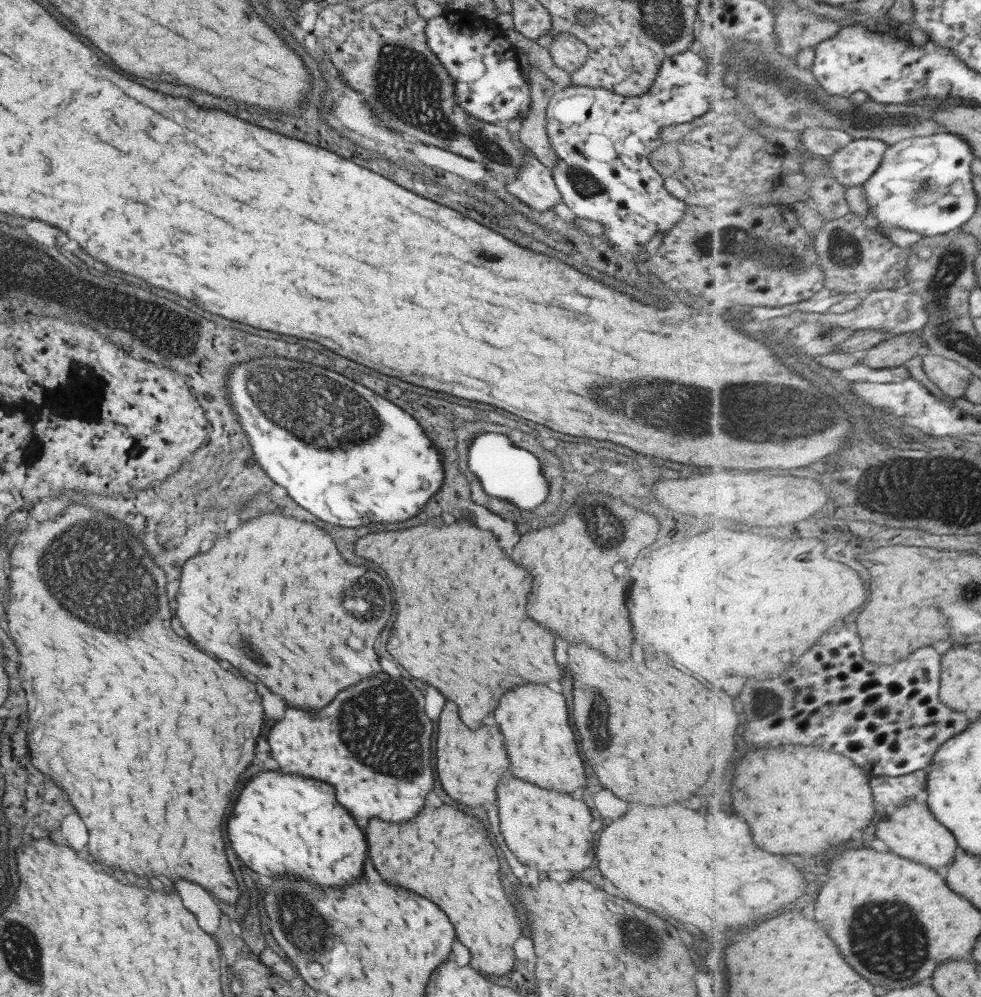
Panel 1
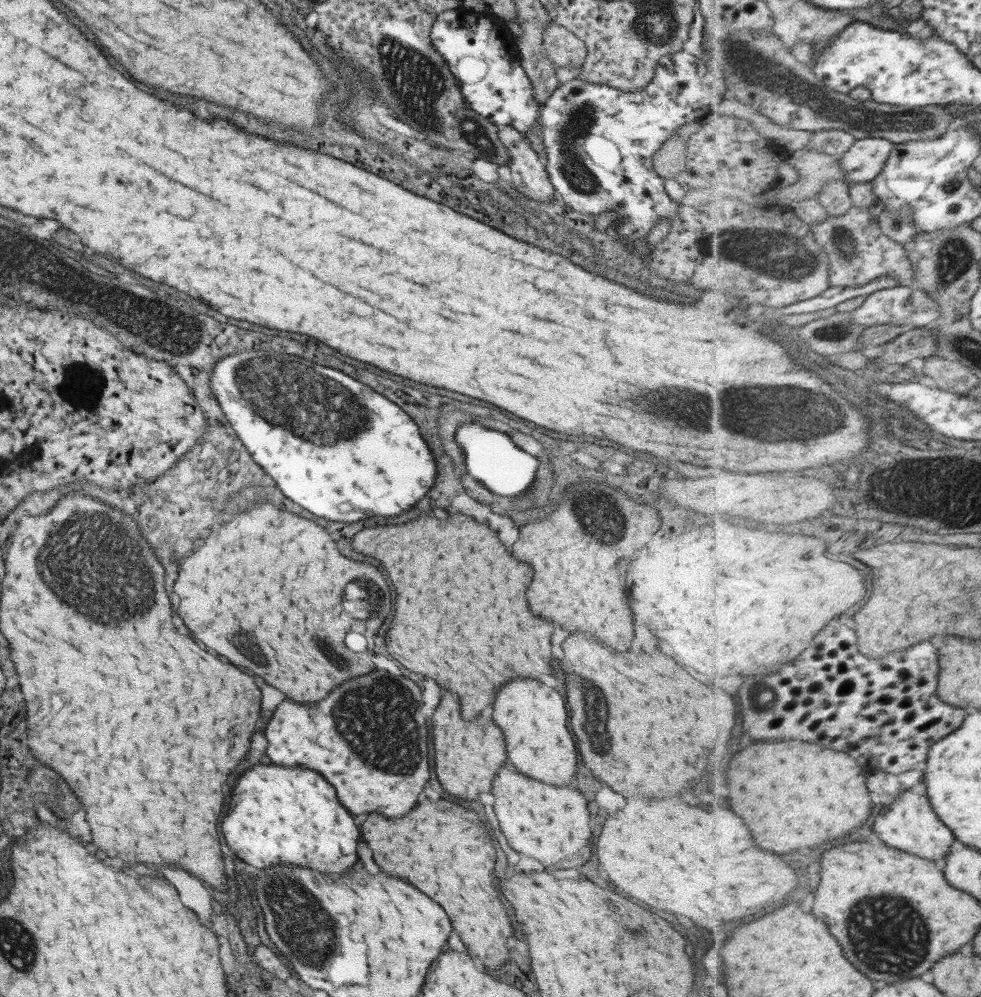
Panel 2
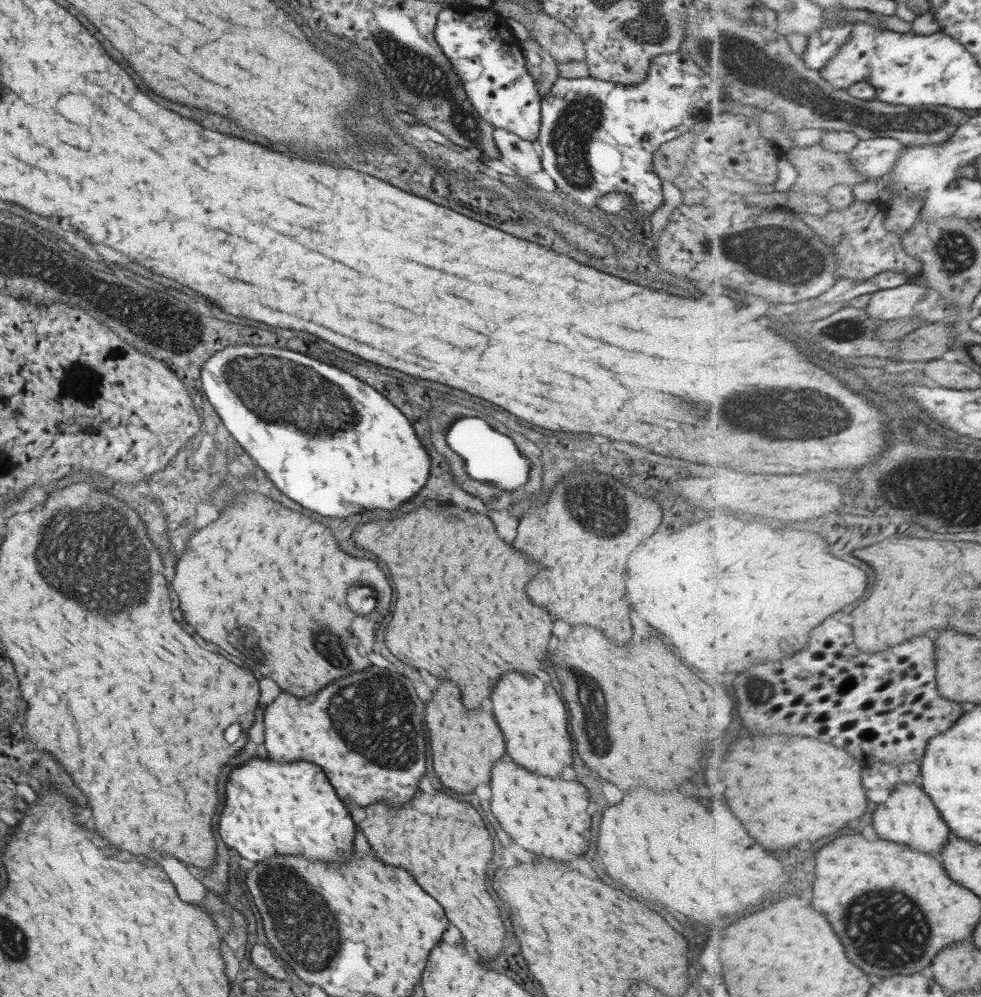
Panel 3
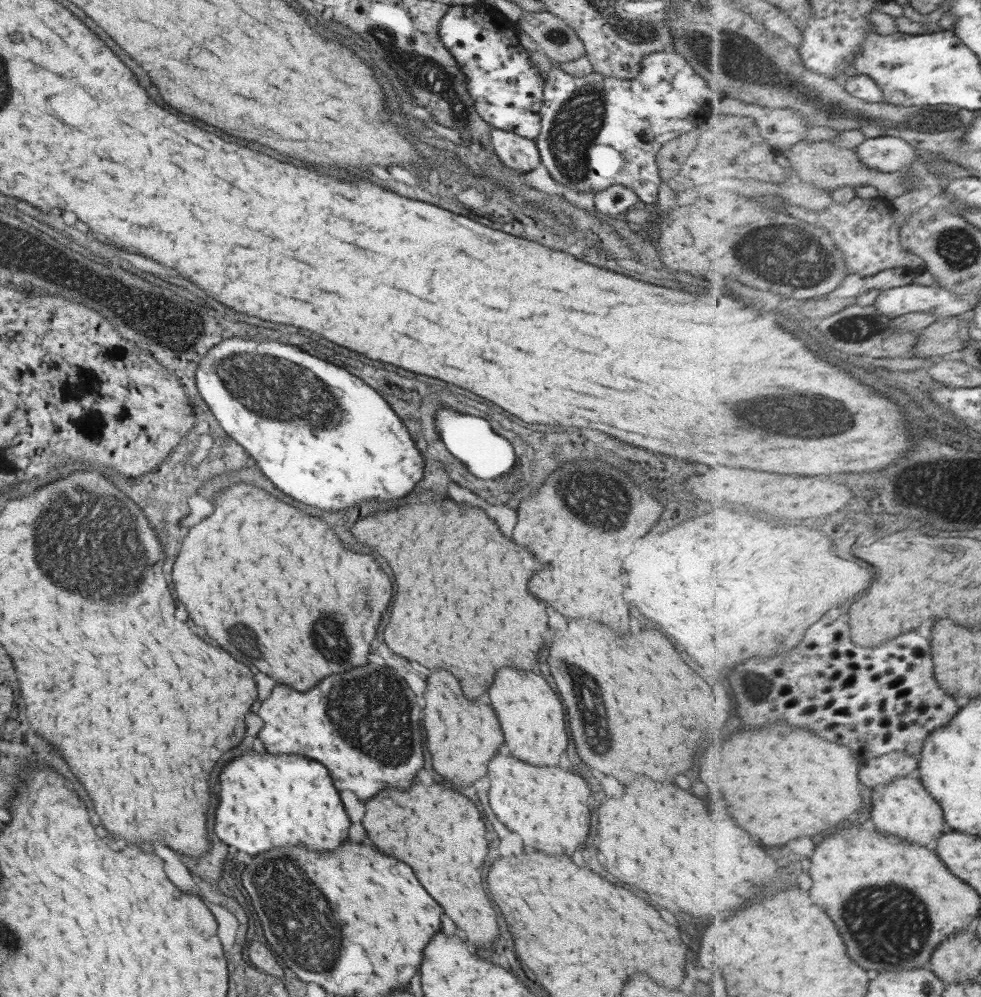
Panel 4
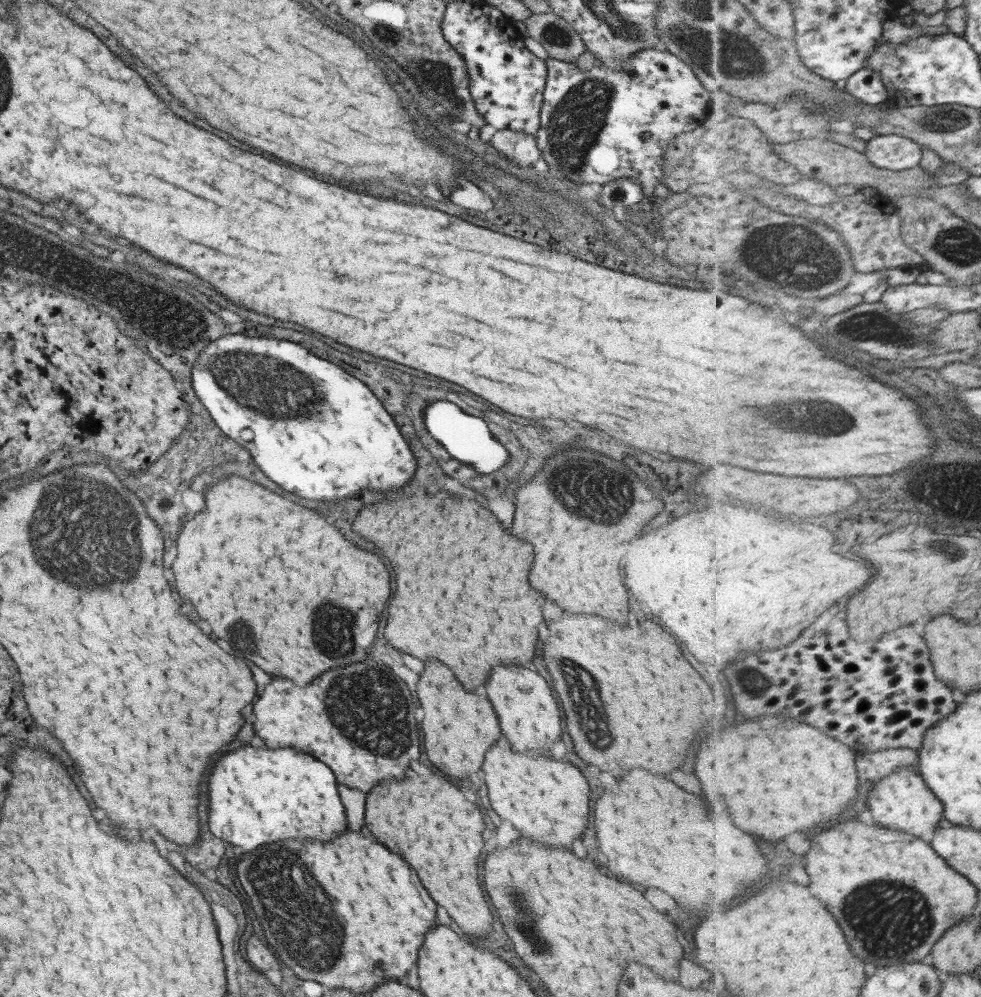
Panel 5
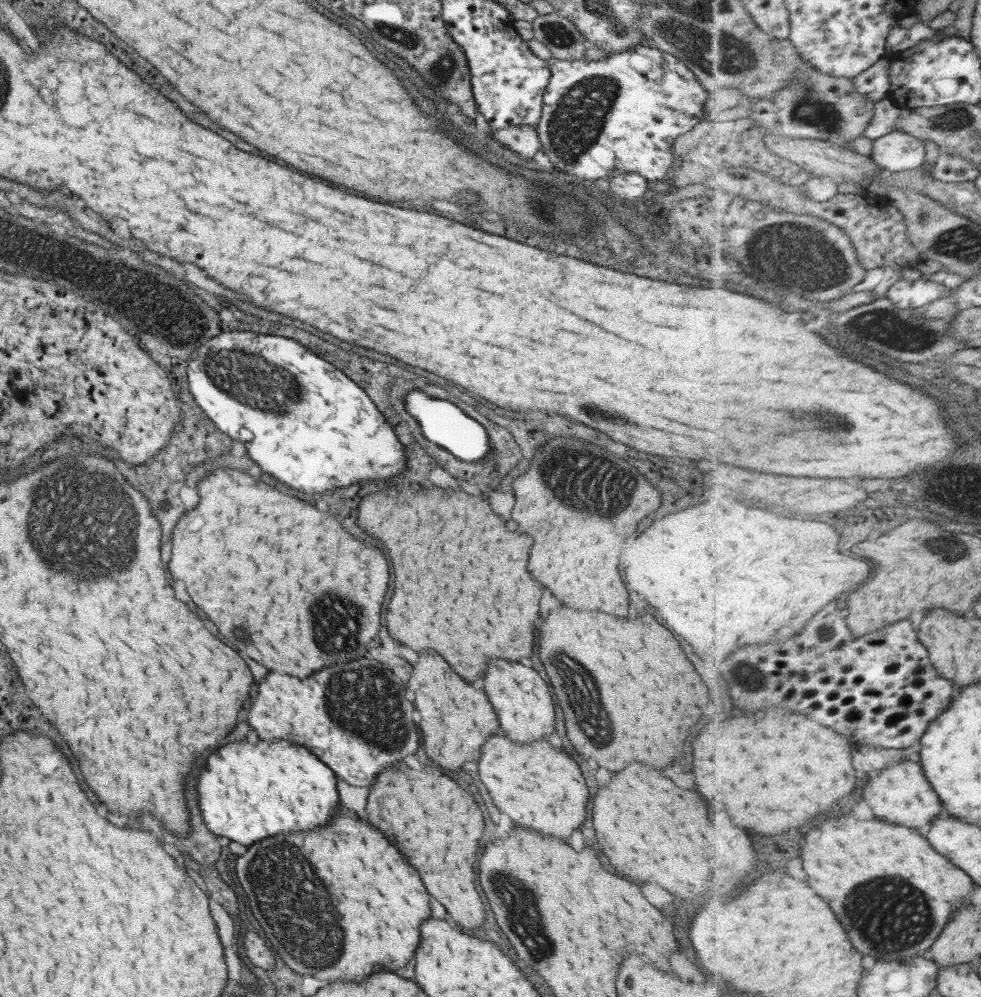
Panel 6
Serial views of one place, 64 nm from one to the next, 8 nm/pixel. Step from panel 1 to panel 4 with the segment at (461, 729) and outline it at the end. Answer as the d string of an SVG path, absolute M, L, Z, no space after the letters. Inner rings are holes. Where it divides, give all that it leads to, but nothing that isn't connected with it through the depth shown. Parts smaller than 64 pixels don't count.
M435 670L429 674L423 700L423 730L433 770L453 786L469 786L471 780L483 778L487 762L503 744L493 710L481 702L467 702L461 696L457 680L445 670Z

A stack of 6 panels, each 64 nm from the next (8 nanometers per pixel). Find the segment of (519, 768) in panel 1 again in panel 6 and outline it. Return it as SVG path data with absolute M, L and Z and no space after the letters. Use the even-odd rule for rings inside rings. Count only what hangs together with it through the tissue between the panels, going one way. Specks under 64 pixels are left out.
M489 660L483 678L483 692L487 694L493 712L497 714L501 730L507 734L507 738L513 738L513 742L527 744L540 738L548 739L551 732L555 731L551 692L535 670L507 660Z

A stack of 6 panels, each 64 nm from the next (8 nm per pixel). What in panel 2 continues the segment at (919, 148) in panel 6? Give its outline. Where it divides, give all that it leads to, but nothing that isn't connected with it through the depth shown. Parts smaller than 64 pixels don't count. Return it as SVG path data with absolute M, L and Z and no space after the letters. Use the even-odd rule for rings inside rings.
M879 137L856 139L853 146L840 155L840 165L849 182L870 182L886 167L897 142Z

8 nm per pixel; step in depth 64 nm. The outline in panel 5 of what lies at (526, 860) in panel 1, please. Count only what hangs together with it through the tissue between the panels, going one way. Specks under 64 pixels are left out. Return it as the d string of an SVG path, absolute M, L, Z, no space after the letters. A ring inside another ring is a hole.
M505 738L501 742L487 750L481 768L493 812L503 814L503 820L519 830L523 838L569 850L571 842L585 830L589 814L589 788L585 778L577 768L551 760L551 755L542 754L540 750L515 754L507 746Z

